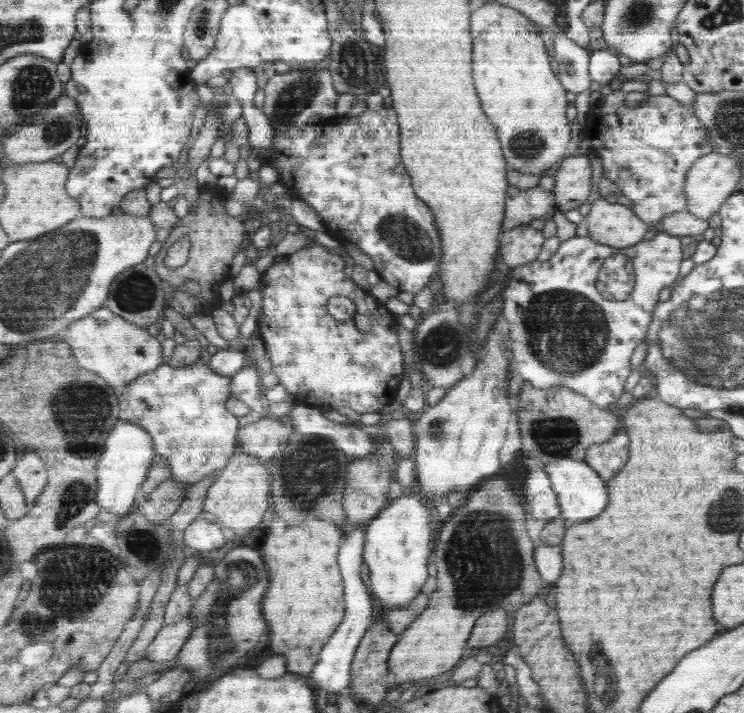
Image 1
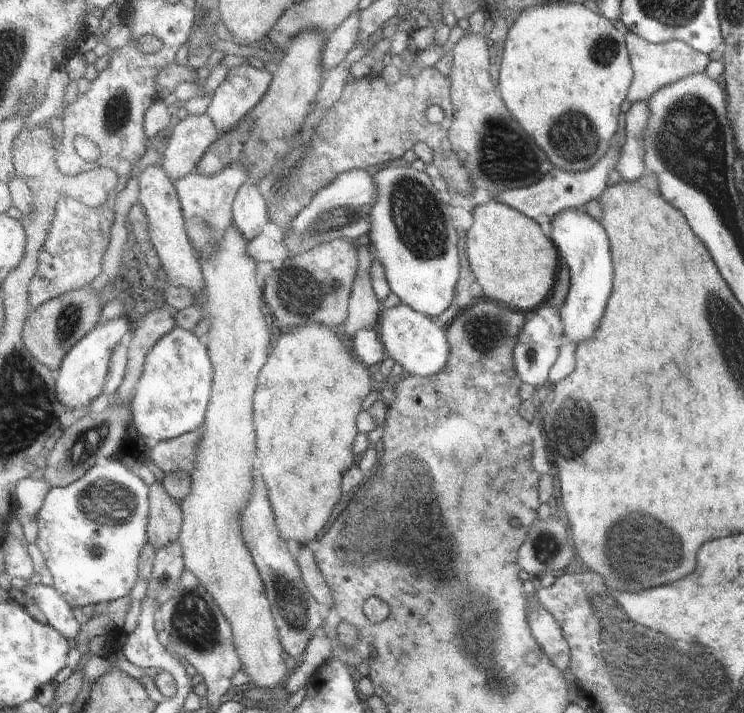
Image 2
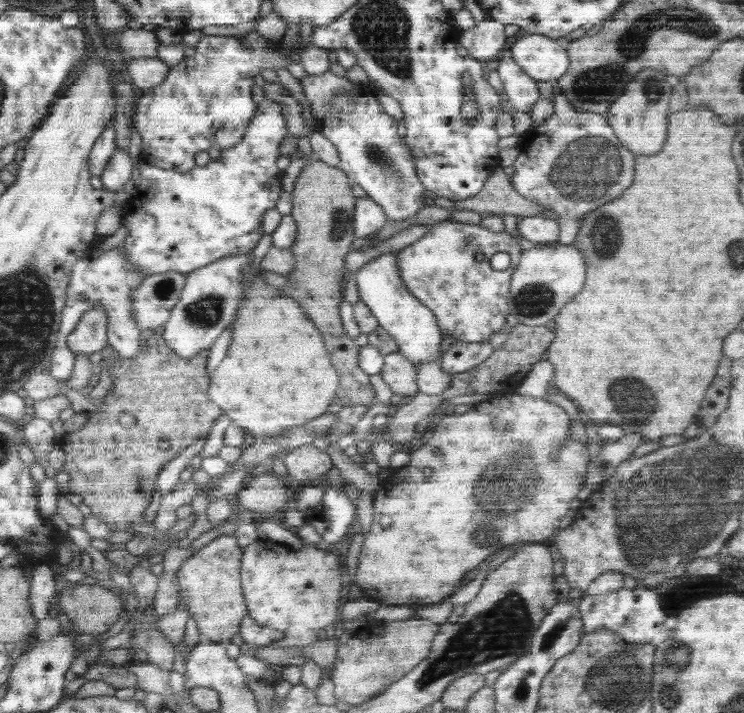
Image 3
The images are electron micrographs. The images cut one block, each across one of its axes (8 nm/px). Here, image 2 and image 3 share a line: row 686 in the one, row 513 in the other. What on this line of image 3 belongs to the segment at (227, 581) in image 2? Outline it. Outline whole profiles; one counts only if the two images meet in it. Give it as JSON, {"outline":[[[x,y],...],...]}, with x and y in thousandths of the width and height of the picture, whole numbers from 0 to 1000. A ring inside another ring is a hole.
{"outline":[[[358,663],[335,669],[320,690],[321,707],[341,721],[359,721],[371,728],[374,715],[384,707],[387,690],[371,665]]]}

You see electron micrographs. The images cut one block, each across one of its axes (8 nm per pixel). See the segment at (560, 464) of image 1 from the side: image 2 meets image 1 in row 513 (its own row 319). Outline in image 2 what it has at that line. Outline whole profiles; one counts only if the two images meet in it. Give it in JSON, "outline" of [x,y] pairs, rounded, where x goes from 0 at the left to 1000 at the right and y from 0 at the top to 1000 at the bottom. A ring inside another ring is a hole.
{"outline":[[[777,293],[753,295],[739,306],[742,339],[753,349],[753,359],[763,373],[766,401],[761,424],[753,432],[753,446],[758,454],[758,466],[774,484],[782,477],[798,471],[809,449],[809,438],[815,432],[817,415],[823,410],[823,370],[820,370],[820,345],[808,311]]]}

